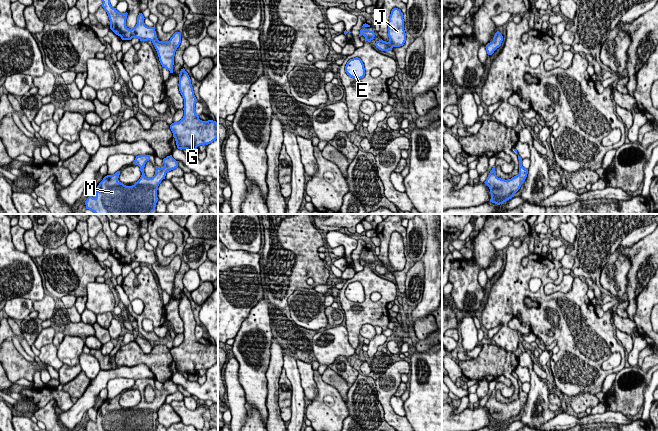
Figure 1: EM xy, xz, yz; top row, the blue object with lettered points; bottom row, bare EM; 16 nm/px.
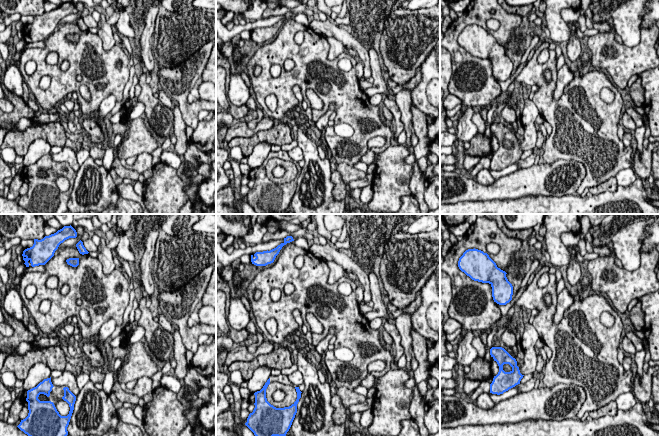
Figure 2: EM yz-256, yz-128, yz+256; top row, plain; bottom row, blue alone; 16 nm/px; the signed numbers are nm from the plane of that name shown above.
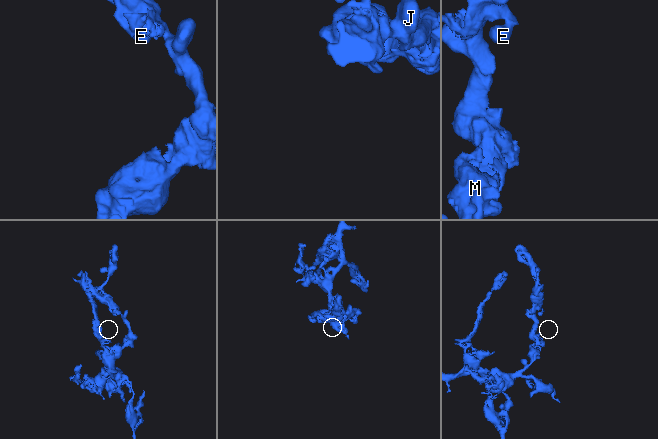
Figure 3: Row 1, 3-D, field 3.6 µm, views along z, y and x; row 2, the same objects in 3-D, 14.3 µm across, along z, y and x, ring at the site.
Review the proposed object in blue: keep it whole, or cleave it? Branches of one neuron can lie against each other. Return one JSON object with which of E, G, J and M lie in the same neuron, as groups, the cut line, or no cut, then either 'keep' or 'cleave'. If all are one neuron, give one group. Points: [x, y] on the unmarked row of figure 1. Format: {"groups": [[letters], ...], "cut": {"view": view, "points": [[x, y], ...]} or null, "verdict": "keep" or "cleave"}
{"groups": [["E", "G", "J", "M"]], "cut": null, "verdict": "keep"}

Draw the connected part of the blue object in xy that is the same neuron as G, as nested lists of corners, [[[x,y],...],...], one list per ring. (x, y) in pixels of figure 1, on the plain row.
[[[185,293],[179,298],[179,315],[184,323],[184,340],[179,346],[170,349],[177,372],[194,375],[200,369],[208,369],[218,362],[218,347],[213,344],[202,345],[195,336],[197,323],[191,303]]]

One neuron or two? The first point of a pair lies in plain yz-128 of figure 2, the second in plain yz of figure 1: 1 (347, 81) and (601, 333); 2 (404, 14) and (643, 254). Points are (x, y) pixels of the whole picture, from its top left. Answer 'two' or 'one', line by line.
1: one
2: one

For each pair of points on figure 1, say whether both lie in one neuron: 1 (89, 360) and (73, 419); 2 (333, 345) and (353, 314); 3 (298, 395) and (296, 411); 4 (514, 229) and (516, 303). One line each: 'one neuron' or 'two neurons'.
1: two neurons
2: two neurons
3: one neuron
4: two neurons

